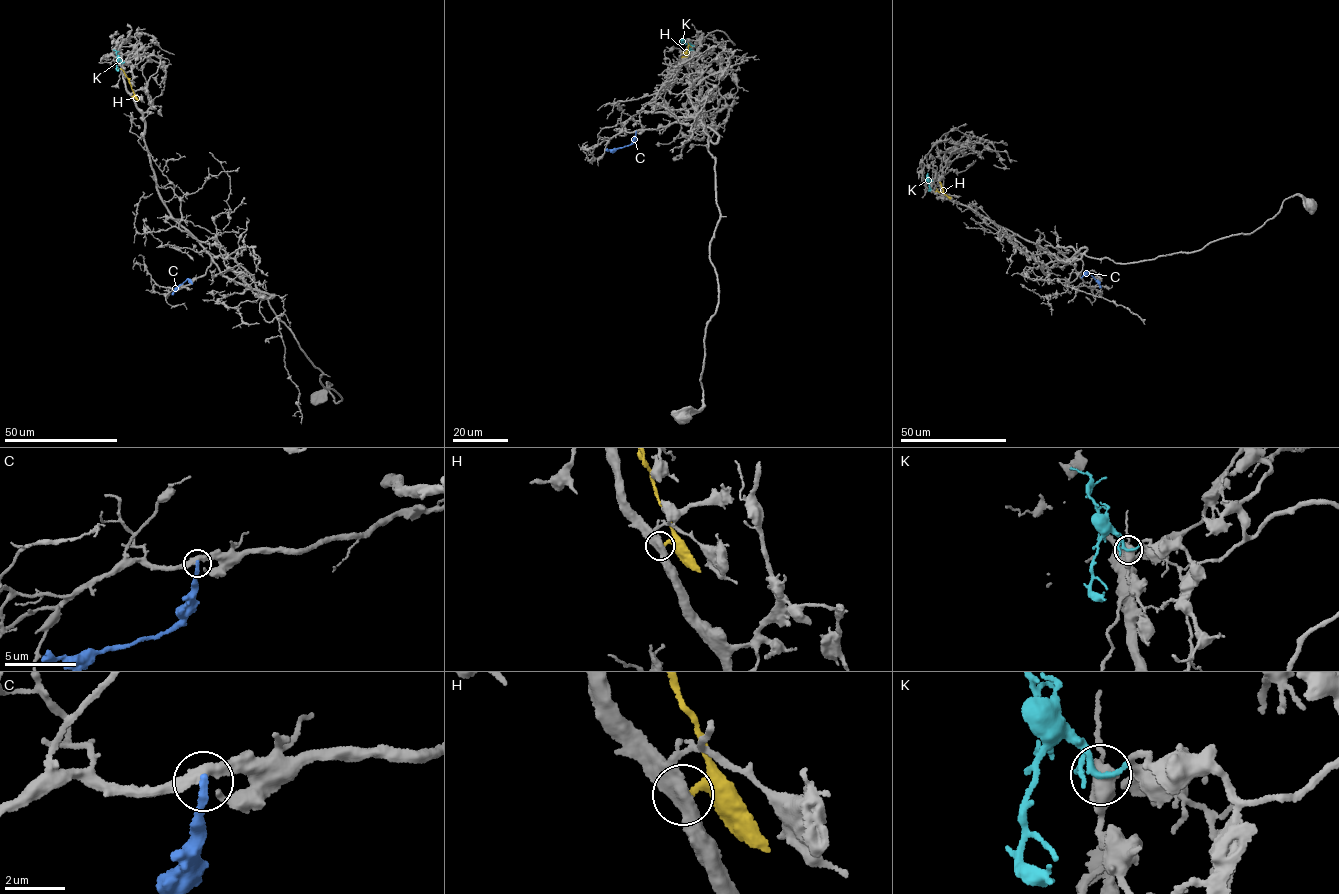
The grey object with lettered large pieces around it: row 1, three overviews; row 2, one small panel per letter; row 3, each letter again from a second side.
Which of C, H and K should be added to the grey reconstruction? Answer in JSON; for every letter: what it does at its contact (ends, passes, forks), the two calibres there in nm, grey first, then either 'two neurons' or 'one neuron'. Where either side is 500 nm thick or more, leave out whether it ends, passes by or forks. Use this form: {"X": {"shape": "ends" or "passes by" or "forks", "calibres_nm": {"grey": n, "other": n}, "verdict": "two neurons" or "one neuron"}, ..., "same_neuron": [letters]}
{"C": {"shape": "ends", "calibres_nm": {"grey": 360, "other": 260}, "verdict": "two neurons"}, "H": {"calibres_nm": {"grey": 600, "other": 240}, "verdict": "two neurons"}, "K": {"calibres_nm": {"grey": 550, "other": 180}, "verdict": "two neurons"}, "same_neuron": []}

